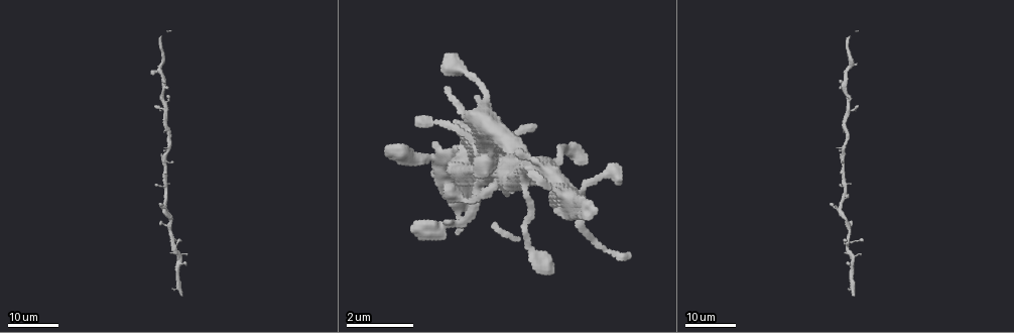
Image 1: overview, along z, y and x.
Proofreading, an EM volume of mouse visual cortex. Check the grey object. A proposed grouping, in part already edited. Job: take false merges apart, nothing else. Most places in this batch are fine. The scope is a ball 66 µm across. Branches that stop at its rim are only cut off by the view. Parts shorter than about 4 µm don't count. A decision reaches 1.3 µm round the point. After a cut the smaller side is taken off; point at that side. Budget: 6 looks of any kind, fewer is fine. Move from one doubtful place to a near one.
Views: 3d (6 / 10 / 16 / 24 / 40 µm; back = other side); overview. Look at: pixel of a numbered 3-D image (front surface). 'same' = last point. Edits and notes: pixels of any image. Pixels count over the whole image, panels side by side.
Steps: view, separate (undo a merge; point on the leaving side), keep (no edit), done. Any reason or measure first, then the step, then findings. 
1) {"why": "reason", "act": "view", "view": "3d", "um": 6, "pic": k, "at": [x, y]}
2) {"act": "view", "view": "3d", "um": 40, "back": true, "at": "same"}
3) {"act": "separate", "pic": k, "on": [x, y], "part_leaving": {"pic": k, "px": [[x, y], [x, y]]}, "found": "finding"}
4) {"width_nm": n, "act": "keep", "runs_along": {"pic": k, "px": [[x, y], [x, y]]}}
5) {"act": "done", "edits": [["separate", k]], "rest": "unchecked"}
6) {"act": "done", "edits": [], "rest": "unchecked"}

{"why": "arms part here", "act": "view", "view": "3d", "um": 16, "pic": 1, "at": [165, 162]}

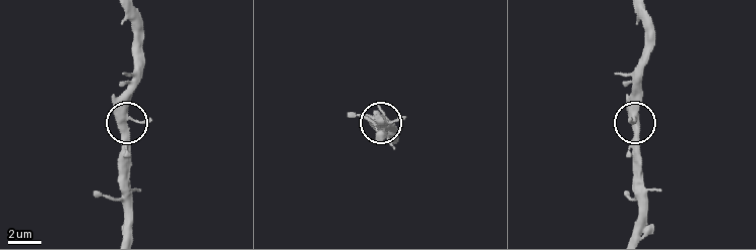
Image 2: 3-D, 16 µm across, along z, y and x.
{"act": "view", "view": "3d", "um": 10, "pic": 2, "at": [119, 125]}

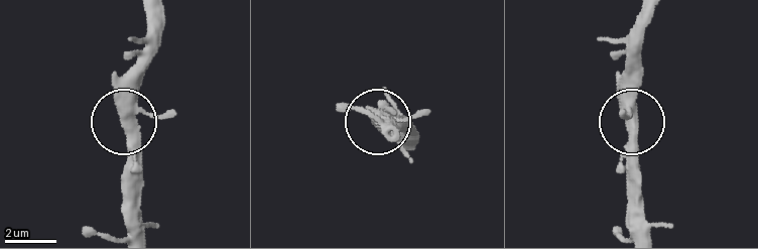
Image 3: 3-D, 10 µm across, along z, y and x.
{"act": "keep", "found": "all the same cell"}

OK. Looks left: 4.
{"why": "thin arm on a thick one", "act": "view", "view": "3d", "um": 16, "pic": 1, "at": [838, 209]}

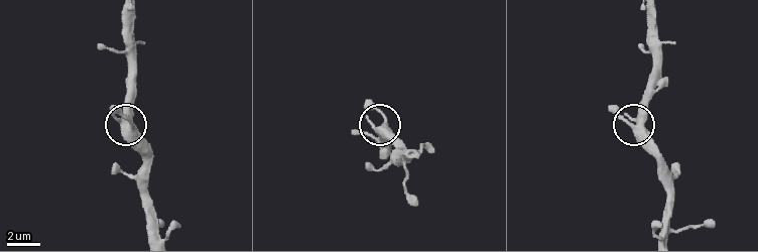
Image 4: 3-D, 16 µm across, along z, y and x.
{"act": "view", "view": "3d", "um": 6, "pic": 4, "at": [636, 124]}

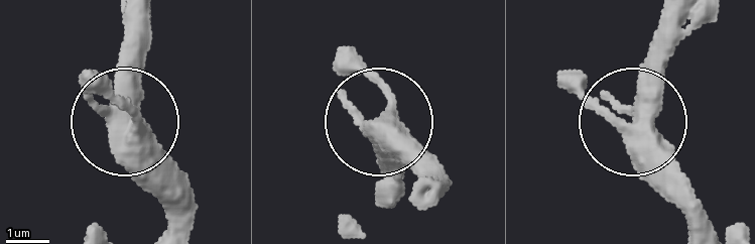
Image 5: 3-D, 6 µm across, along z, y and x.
{"act": "view", "view": "3d", "um": 6, "back": true, "pic": 5, "at": [132, 124]}

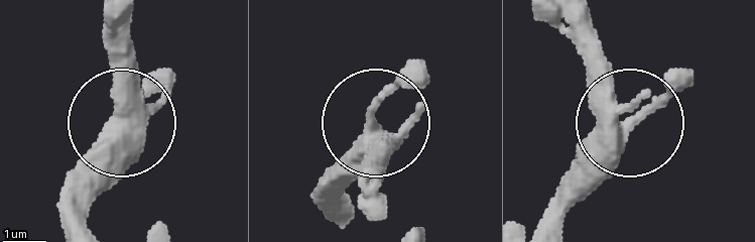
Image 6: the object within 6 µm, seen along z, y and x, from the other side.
{"act": "keep", "runs_along": {"pic": 6, "px": [[570, 12], [595, 88], [631, 131], [559, 229]]}, "found": "one cell here"}

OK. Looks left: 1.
{"act": "done", "edits": [], "rest": "unchecked"}

